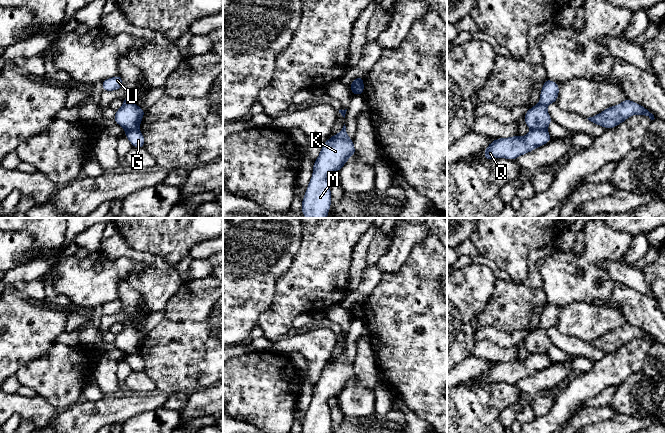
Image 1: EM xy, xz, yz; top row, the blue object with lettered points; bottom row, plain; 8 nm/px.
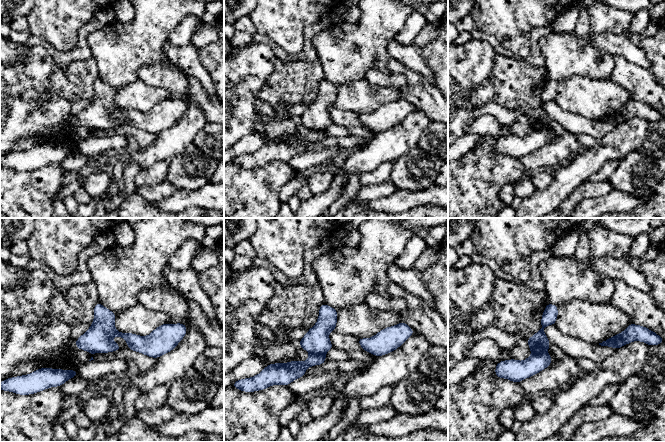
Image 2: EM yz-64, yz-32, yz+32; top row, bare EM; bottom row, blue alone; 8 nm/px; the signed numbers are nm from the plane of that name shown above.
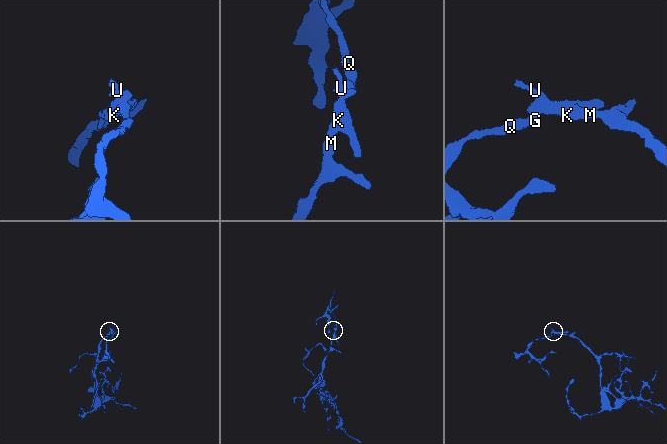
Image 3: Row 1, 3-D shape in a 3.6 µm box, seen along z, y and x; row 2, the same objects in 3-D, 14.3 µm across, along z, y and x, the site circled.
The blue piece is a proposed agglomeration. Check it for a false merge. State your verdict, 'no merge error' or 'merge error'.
merge error

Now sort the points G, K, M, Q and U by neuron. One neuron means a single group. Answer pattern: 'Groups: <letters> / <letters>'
Groups: G Q / K M U

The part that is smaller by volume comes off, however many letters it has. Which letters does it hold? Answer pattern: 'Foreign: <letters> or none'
Foreign: G, Q

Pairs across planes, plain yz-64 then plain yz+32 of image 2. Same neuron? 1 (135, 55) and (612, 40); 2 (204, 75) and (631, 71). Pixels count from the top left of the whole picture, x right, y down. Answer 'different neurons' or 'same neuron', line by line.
1: different neurons
2: different neurons

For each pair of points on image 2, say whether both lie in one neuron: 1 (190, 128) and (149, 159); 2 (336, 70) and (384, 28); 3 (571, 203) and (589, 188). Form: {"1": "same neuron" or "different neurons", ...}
{"1": "same neuron", "2": "same neuron", "3": "same neuron"}

